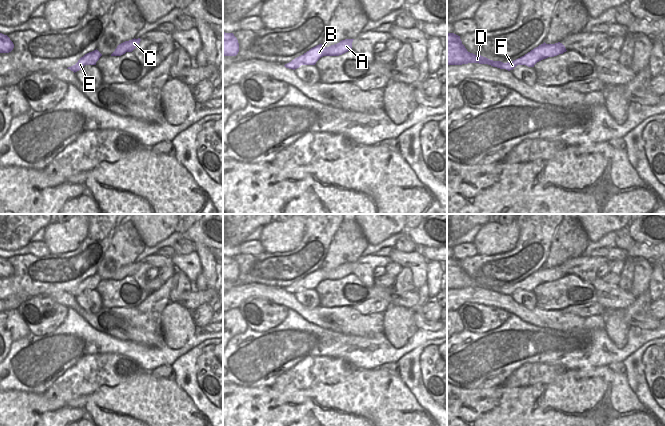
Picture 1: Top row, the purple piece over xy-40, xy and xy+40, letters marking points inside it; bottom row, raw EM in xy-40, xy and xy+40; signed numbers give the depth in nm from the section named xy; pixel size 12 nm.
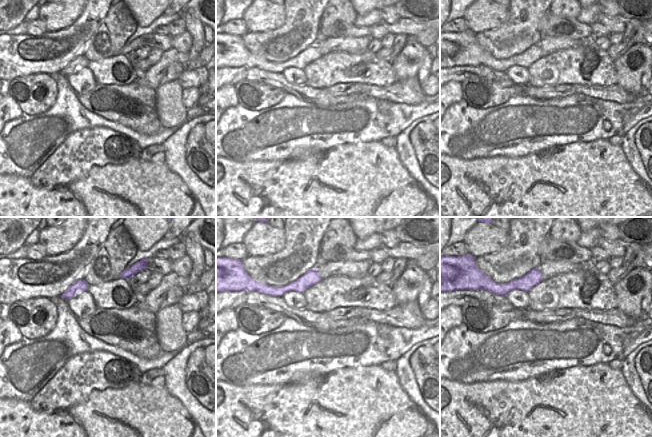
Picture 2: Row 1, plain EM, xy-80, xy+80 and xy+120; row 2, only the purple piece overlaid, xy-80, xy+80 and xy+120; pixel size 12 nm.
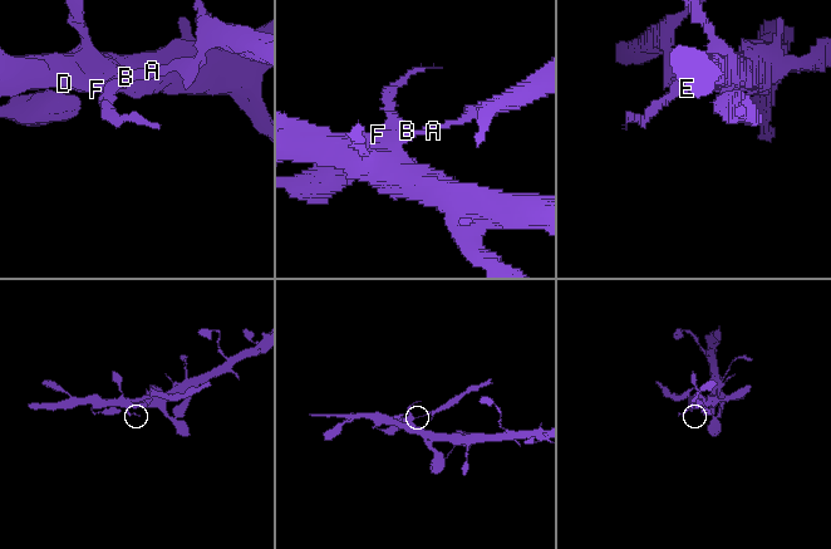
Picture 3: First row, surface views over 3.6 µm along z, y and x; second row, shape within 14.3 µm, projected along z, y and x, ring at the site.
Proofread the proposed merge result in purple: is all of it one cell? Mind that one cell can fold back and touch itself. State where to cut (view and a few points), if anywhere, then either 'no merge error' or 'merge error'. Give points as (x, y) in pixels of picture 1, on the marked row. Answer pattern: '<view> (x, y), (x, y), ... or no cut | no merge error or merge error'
xy (334, 44), (335, 55) | merge error

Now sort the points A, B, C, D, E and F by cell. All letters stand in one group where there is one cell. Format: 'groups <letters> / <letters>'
groups A C / B D E F

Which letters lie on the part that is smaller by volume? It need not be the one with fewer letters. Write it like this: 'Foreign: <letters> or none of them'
Foreign: A, C

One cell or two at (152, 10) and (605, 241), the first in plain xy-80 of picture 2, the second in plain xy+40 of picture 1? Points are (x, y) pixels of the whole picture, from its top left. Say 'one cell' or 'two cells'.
two cells

